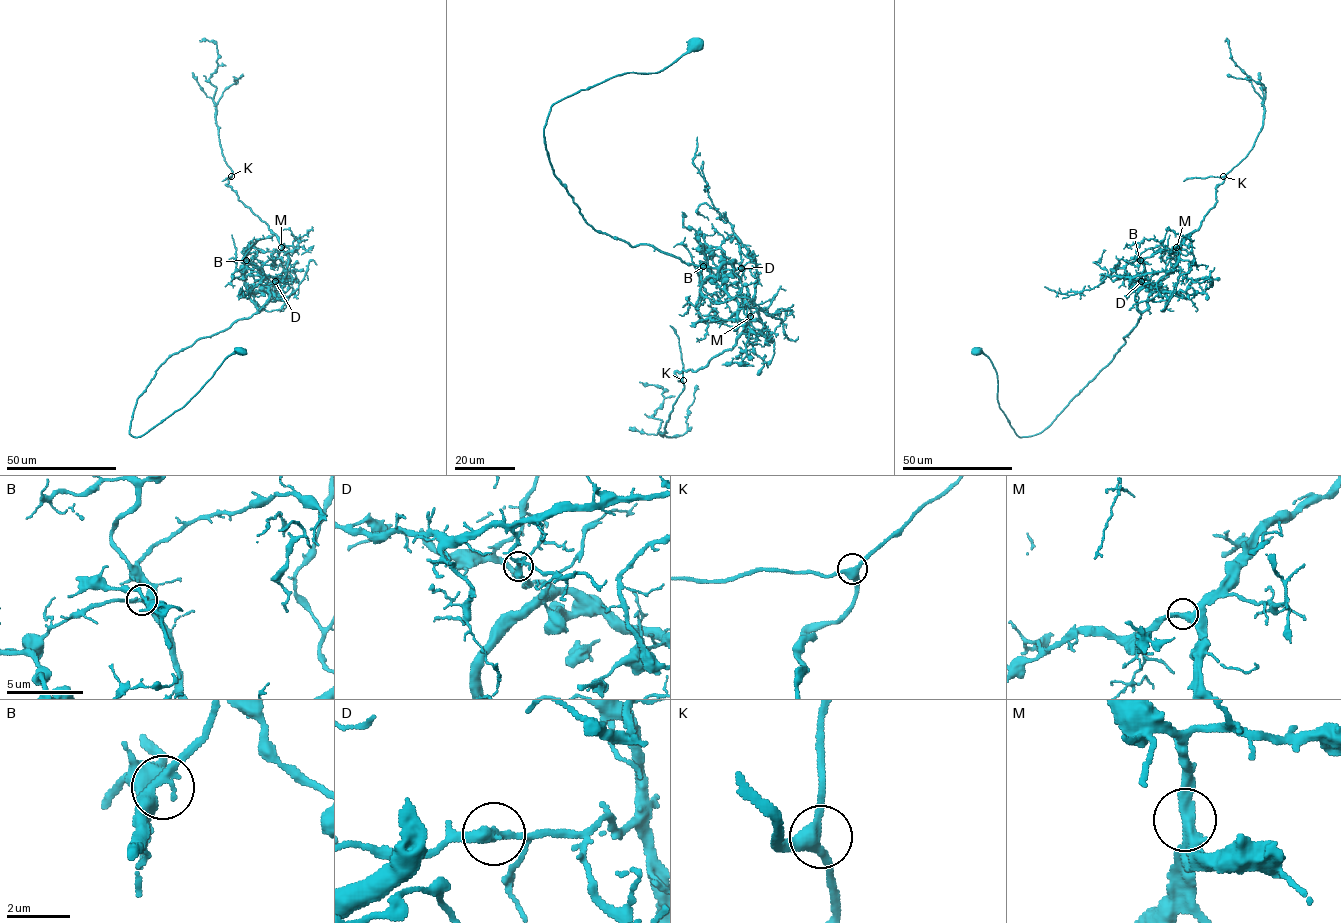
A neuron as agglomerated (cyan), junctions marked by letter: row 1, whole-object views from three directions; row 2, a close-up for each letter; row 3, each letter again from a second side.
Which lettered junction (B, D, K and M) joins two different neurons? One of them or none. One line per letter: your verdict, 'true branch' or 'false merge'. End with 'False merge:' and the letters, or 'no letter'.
B: true branch
D: false merge
K: true branch
M: true branch
False merge: D

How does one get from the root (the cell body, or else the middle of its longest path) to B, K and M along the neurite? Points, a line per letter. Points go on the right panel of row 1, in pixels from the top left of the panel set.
B: (978, 350), (996, 371), (999, 406), (1015, 433), (1041, 432), (1113, 358), (1146, 309), (1150, 285), (1140, 260)
K: (978, 350), (1015, 433), (1041, 432), (1125, 343), (1138, 303), (1167, 298), (1156, 283), (1223, 176)
M: (978, 350), (1015, 433), (1041, 432), (1125, 343), (1138, 303), (1167, 298), (1156, 283), (1176, 247)

